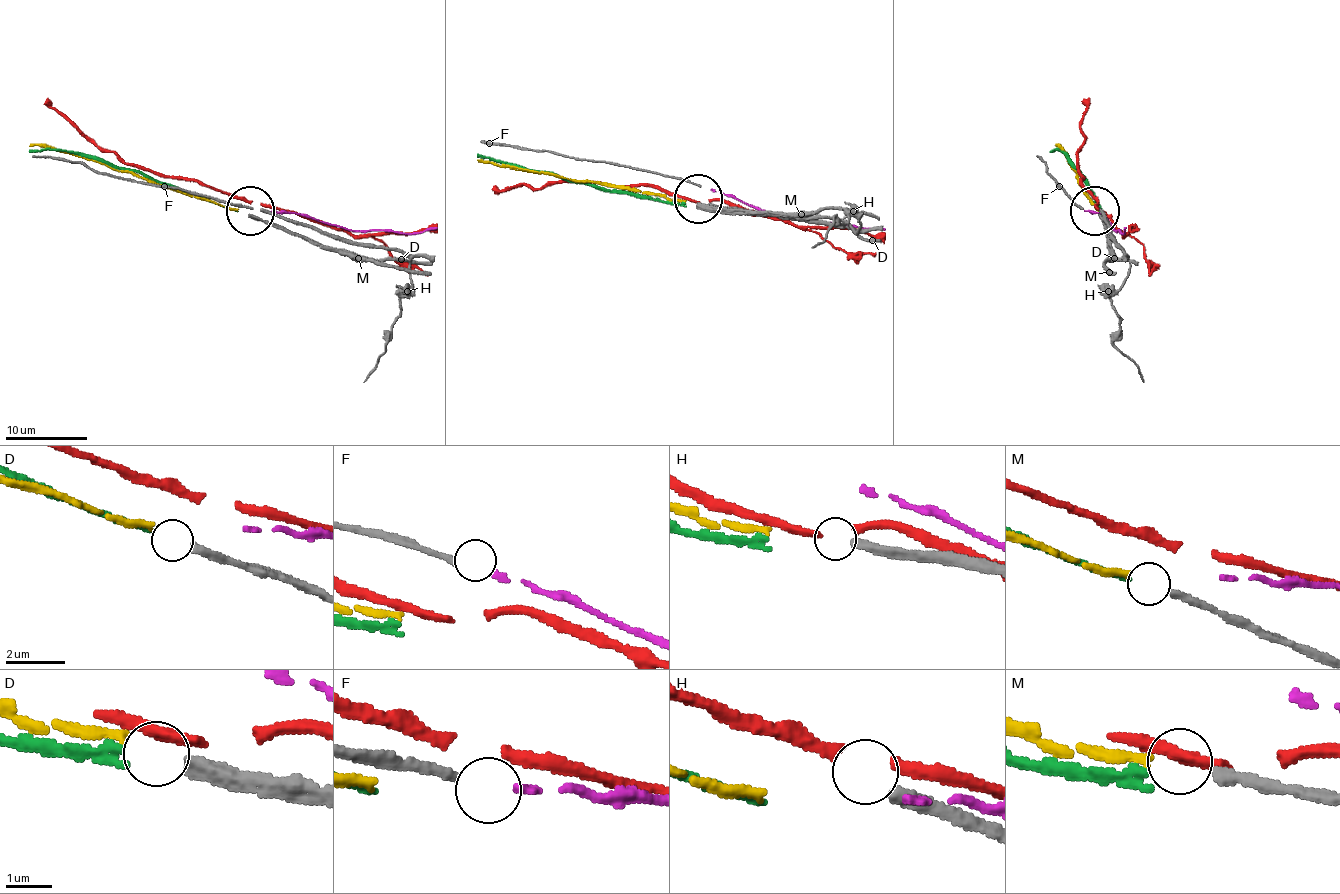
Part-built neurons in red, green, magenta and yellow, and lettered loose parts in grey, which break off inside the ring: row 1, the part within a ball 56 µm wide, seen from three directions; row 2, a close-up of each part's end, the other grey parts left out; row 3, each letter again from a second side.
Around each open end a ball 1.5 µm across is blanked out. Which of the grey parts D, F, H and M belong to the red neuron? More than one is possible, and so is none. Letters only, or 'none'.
none

